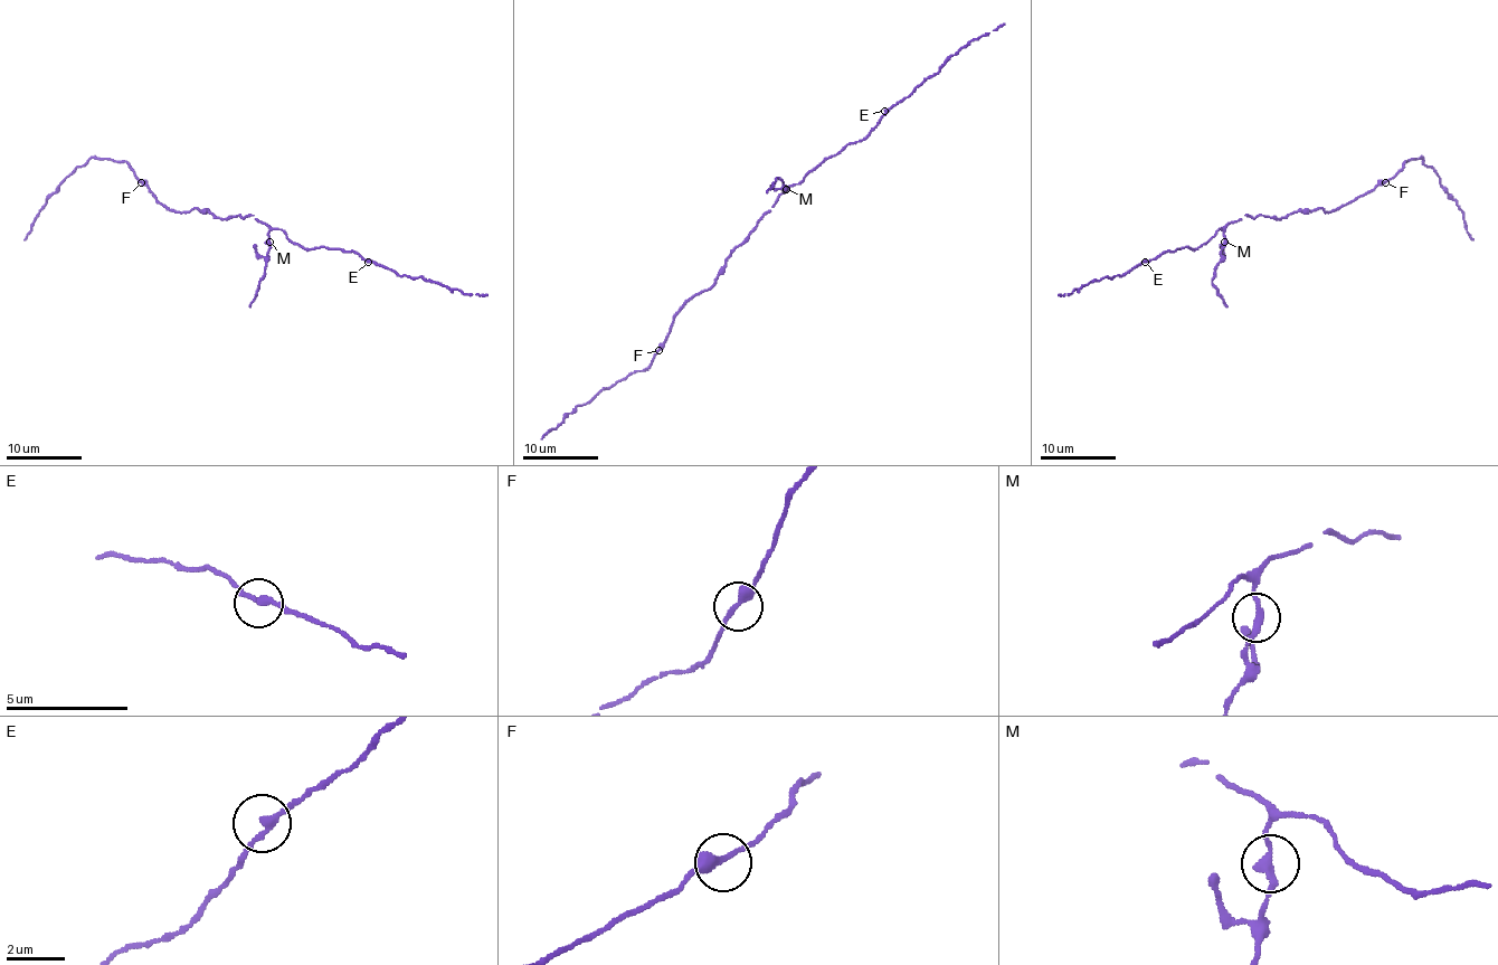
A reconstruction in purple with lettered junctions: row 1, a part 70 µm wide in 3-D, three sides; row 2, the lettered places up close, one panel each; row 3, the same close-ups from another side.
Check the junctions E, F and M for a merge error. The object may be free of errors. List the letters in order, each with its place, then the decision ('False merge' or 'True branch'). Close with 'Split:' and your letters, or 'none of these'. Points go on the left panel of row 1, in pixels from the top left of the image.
E: Place: (368, 262). True branch
F: Place: (141, 182). True branch
M: Place: (269, 242). False merge
Split: M

